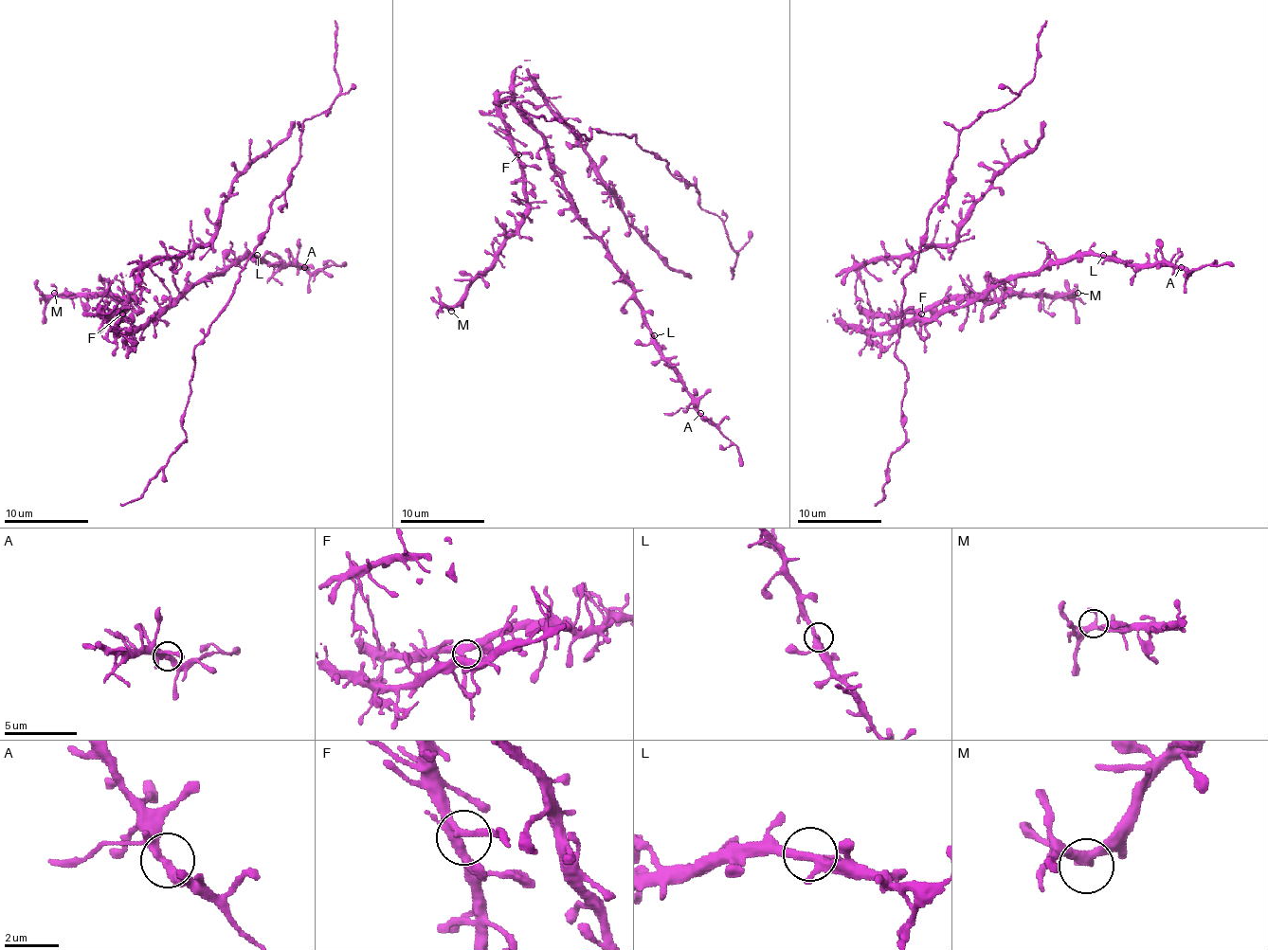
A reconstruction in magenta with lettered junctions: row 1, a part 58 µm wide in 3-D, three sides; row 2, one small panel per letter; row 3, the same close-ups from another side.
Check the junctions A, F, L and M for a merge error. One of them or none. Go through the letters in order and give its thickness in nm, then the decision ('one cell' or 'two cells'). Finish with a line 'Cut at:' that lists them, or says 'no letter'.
A: 280 nm thick; one cell
F: 320 nm thick; one cell
L: 280 nm thick; one cell
M: 280 nm thick; one cell
Cut at: no letter

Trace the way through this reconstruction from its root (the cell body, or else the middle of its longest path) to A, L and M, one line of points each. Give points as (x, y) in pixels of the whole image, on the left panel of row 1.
A: (107, 289), (103, 331), (136, 333), (172, 299), (244, 255), (303, 268)
L: (107, 289), (103, 297), (107, 303), (103, 331), (136, 333), (193, 284), (217, 276), (244, 255), (257, 255)
M: (107, 289), (97, 308), (103, 313), (116, 312), (131, 299), (116, 301), (109, 295), (54, 293)

